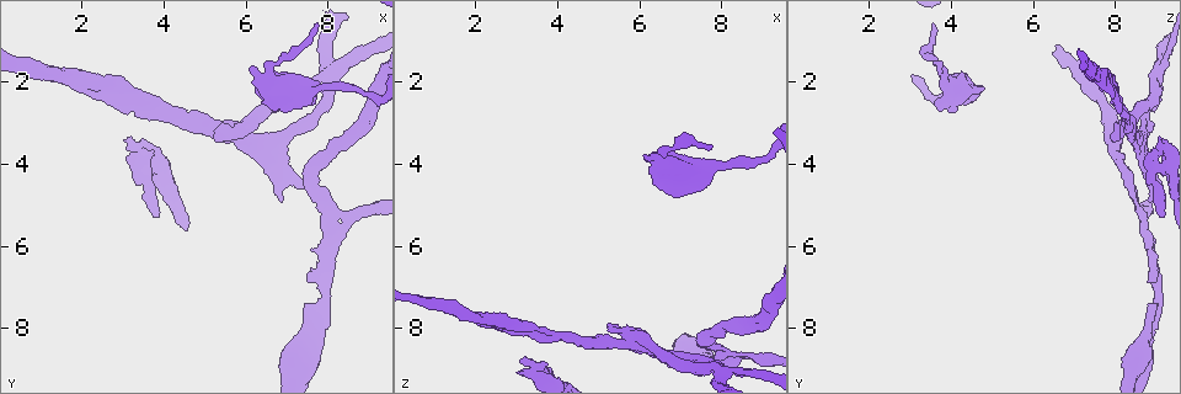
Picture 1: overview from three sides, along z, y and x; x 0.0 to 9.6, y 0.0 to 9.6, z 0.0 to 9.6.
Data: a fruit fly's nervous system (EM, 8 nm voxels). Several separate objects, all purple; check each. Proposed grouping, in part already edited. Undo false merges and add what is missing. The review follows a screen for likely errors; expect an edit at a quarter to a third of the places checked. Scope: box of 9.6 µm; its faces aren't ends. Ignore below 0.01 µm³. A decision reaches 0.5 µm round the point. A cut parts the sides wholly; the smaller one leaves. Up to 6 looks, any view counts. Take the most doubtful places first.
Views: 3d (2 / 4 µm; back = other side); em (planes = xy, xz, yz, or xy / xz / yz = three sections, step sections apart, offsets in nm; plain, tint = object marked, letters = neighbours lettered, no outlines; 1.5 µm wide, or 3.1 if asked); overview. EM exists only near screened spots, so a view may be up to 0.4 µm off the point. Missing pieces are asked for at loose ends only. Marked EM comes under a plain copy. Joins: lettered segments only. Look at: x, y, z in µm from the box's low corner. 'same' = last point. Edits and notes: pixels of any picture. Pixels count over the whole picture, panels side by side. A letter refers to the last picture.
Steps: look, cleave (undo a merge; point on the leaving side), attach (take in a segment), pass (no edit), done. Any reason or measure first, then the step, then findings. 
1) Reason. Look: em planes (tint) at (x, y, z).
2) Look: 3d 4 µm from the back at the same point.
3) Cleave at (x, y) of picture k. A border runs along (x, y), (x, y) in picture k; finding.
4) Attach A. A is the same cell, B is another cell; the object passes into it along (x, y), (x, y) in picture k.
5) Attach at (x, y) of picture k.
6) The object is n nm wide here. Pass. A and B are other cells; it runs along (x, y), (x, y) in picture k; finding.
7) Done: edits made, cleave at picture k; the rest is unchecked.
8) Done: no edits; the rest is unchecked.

Tapers out. Look: 3d 4 µm at (7.70, 0.60, 3.55).

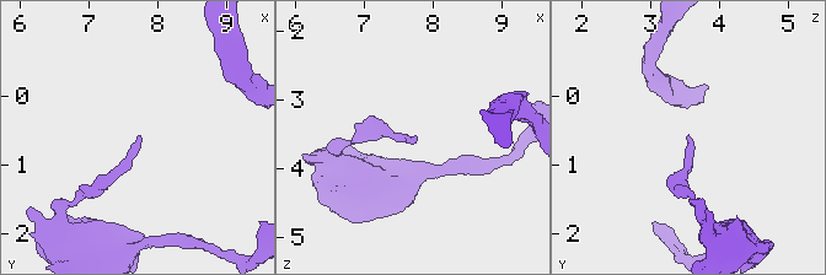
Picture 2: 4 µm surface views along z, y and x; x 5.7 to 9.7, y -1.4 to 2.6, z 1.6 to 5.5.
Look: em planes (letters) at (7.75, 0.60, 3.50).

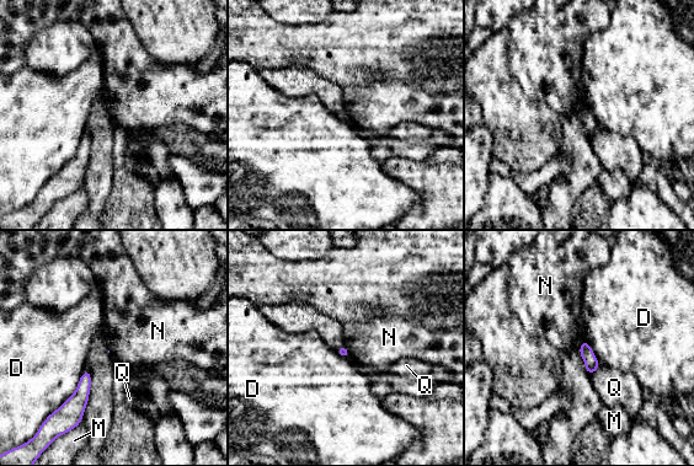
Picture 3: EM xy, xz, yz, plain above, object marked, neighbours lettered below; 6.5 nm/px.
Pass. D, M, N and Q are other cells; a border runs along (350, 353), (347, 357) in picture 3; no lettered segment goes on from it.

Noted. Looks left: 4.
Two arms in line, one across. Look: em 3.1 µm xz step 16 (tint) at (7.90, 1.80, 9.10).

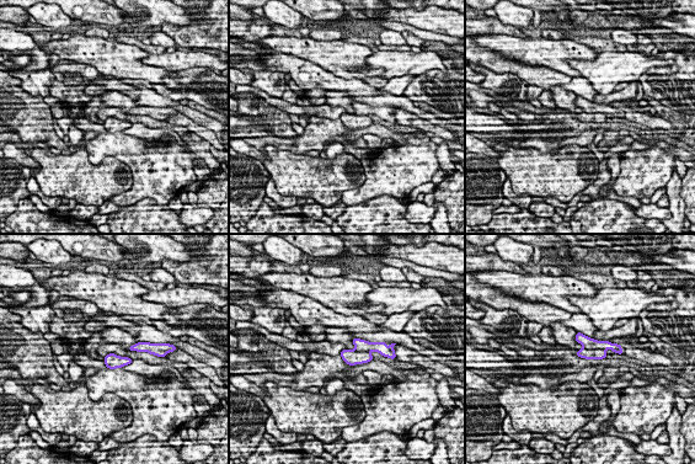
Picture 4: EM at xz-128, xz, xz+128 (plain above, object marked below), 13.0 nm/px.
Cut it another way. Look: em 3.1 µm planes (letters) at the same point.

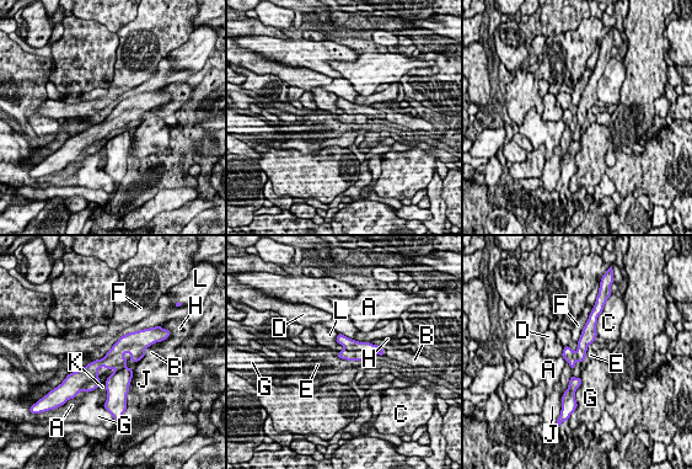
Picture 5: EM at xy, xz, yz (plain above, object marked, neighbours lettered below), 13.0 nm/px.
The longest contact is with L, 800 nm. Cleave at (348, 344) of picture 5. A, B, C, D, E, F, G, H, J, K and L are other cells; the part that leaves runs along (141, 345), (129, 346), (81, 374) in picture 5; two cells meet here.

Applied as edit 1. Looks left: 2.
Look: overview.

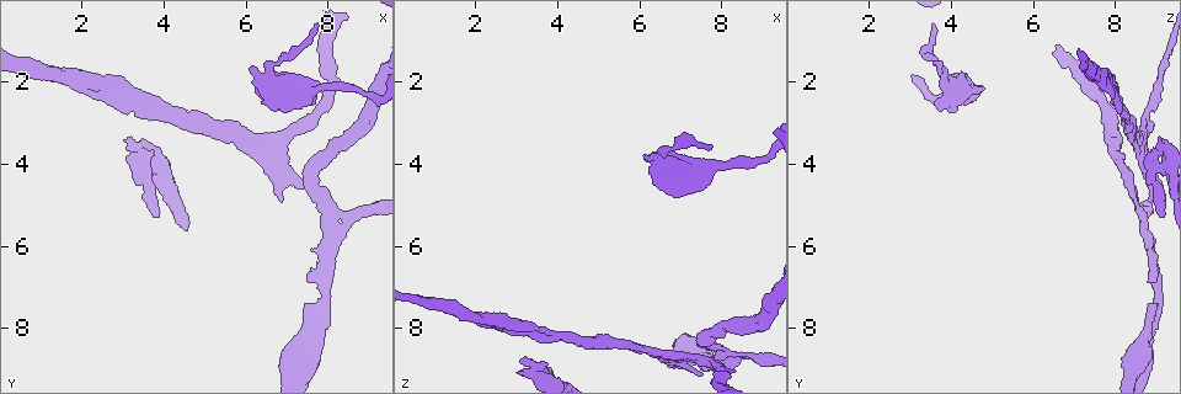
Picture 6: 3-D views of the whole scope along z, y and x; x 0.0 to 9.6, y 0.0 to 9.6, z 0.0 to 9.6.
Free end. Look: em planes (letters) at (7.50, 6.70, 8.85).

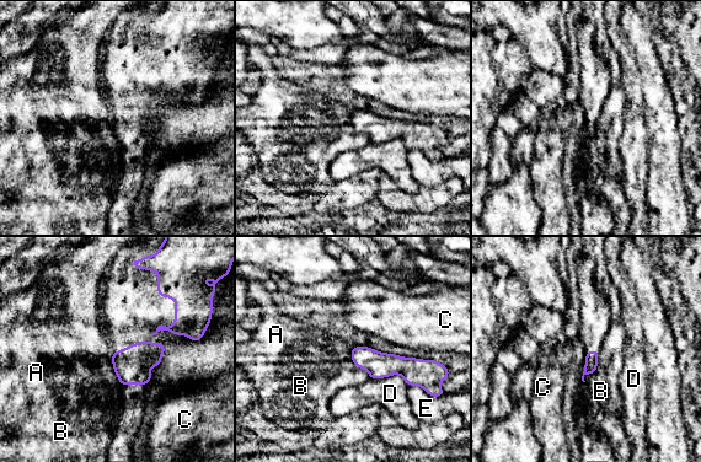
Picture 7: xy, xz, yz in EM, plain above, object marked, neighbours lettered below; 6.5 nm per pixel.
Pass. A, B, C, D and E are other cells; a border runs along (599, 350), (584, 382) in picture 7; no lettered segment goes on from it.

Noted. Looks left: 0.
Done: edits made, cleave at picture 5; the rest is unchecked.

